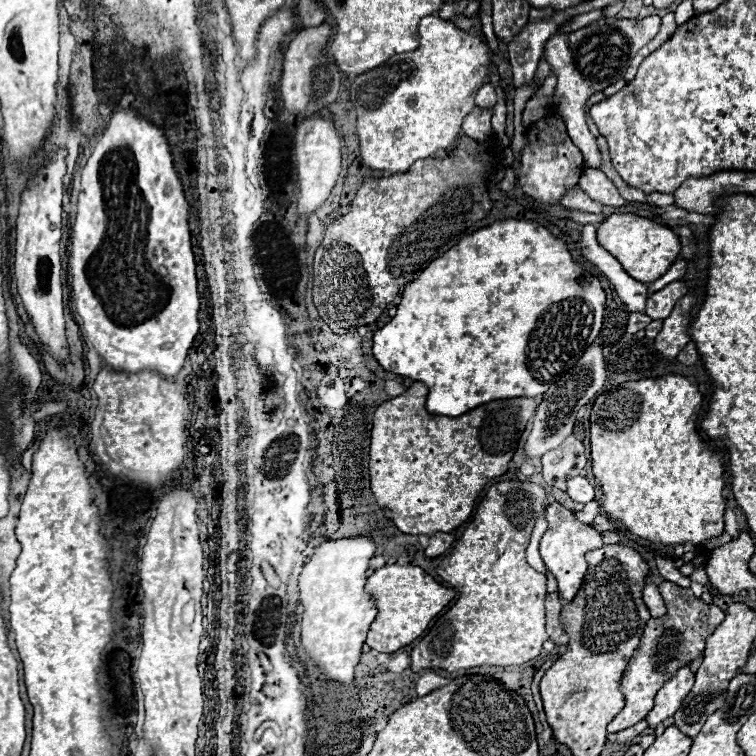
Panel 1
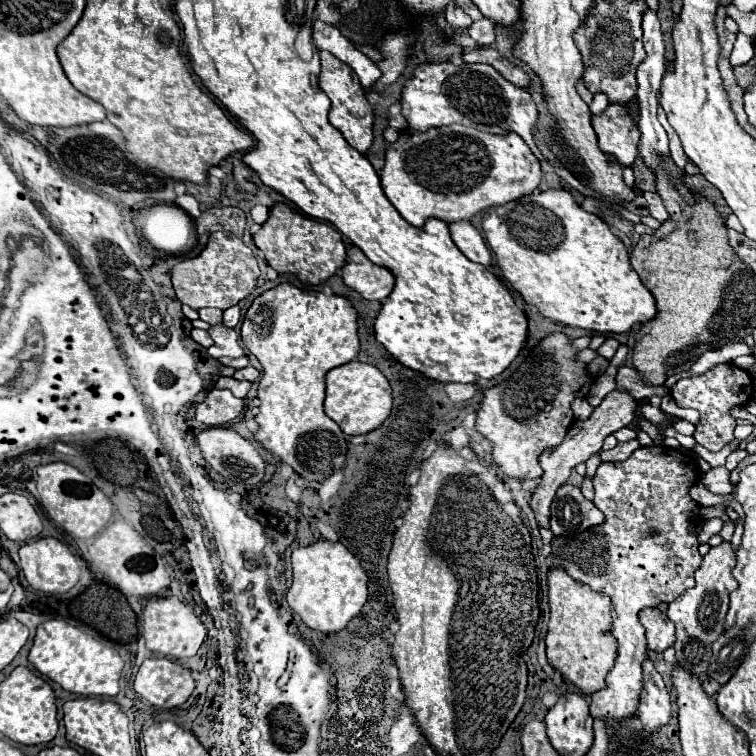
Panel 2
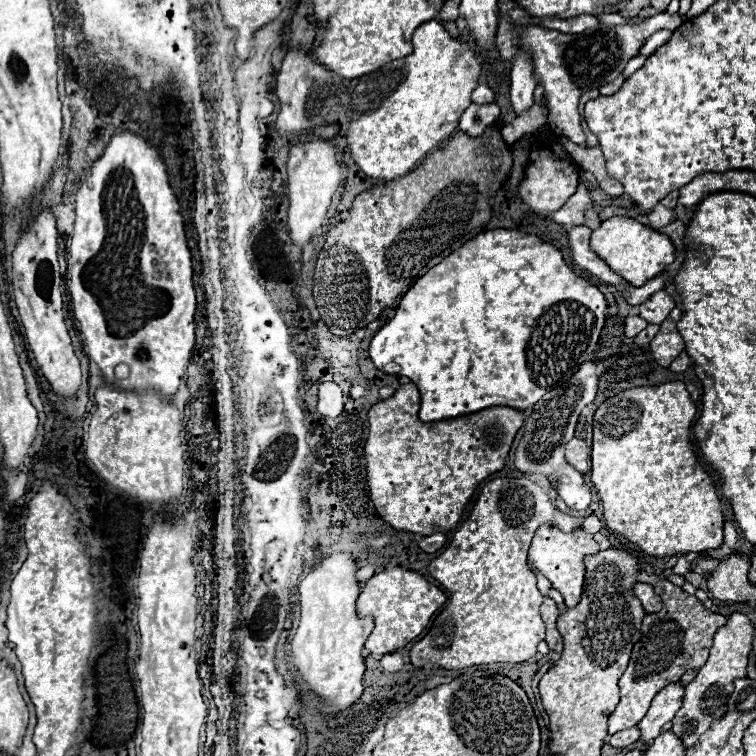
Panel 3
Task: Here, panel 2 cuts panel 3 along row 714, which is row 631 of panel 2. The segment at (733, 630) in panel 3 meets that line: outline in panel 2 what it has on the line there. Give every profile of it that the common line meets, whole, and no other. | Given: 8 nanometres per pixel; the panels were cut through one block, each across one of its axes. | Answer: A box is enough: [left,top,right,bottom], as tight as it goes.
[668,542,738,676]

